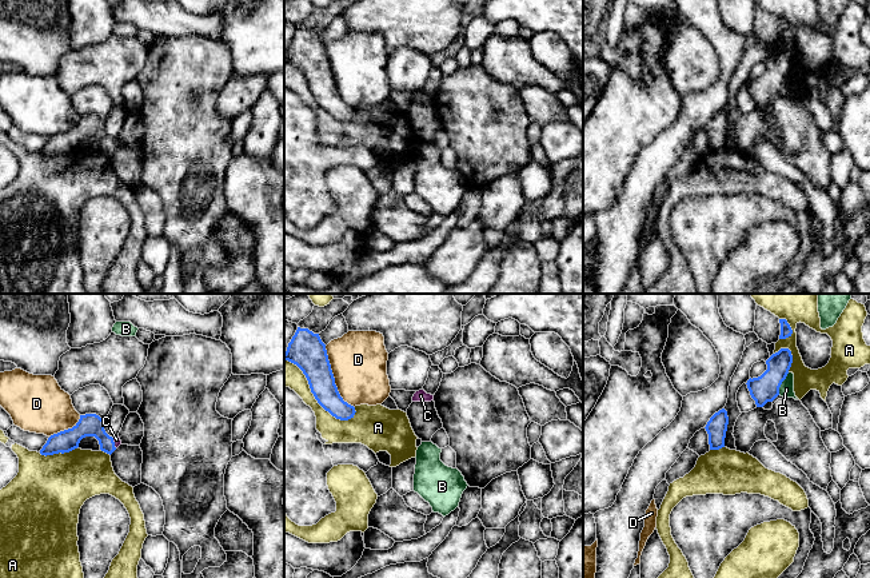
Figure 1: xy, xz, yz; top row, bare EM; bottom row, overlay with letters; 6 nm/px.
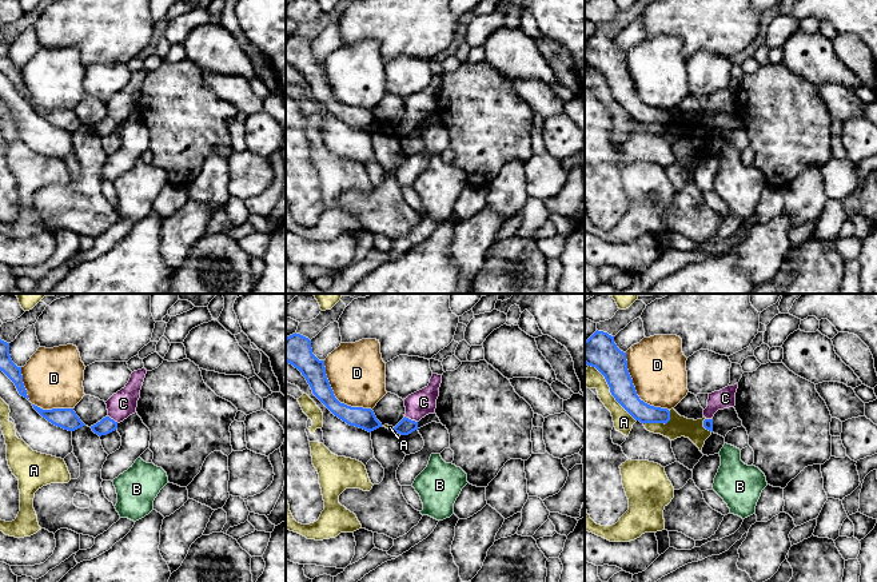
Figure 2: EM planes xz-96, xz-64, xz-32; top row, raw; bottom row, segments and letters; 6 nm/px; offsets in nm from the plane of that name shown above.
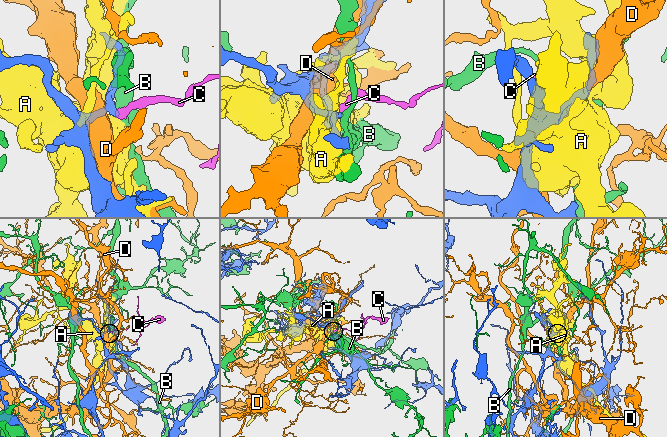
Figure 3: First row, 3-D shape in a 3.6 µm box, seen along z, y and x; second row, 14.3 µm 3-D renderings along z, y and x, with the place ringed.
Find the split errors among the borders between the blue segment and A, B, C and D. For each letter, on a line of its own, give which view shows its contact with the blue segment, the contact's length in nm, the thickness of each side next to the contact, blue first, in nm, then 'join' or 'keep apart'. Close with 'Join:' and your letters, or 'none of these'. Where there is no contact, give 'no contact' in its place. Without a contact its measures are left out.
A: xz | 550 nm | 200/150 nm | keep apart
B: yz | 150 nm | 160/90 nm | keep apart
C: xy | 70 nm | 140/50 nm | join
D: xz | 420 nm | 220/340 nm | keep apart
Join: C

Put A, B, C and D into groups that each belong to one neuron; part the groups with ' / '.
A / B / C / D

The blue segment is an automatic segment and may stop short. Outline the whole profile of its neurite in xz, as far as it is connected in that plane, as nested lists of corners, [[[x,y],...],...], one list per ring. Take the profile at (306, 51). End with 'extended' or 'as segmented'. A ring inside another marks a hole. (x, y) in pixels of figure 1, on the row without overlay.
[[[298,28],[284,53],[284,61],[303,72],[311,93],[326,112],[340,121],[354,119],[355,108],[344,103],[338,92],[326,45],[319,35]]]; as segmented

